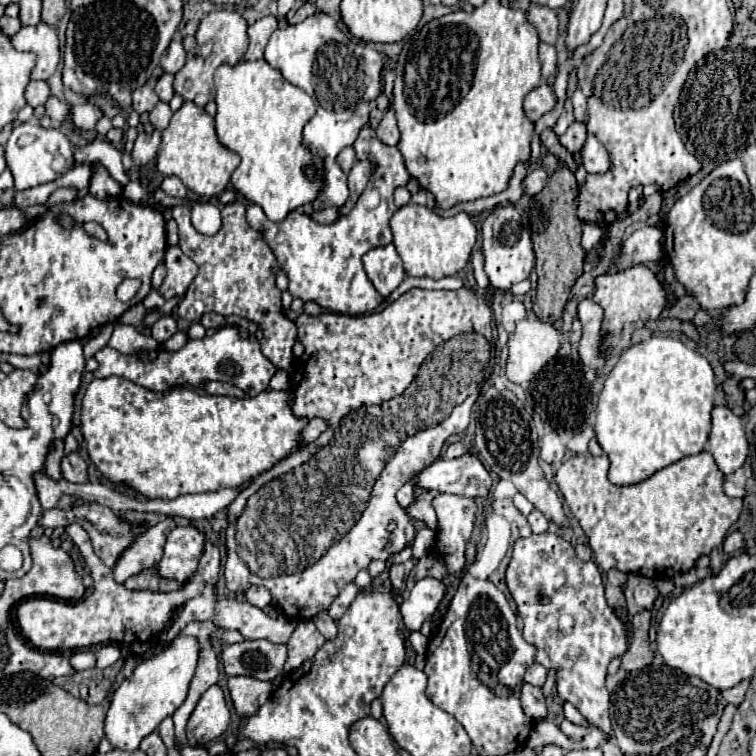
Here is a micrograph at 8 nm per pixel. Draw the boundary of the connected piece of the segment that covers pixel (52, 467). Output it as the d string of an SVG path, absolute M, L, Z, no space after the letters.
M56 442L54 448L52 448L52 452L46 458L46 474L50 478L54 478L56 482L58 482L58 478L62 478L62 472L60 472L60 462L62 462L62 456L64 456L62 448L64 448L64 444Z

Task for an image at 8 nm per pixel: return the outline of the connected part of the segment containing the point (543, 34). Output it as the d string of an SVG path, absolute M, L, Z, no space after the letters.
M530 4L526 10L528 22L536 28L538 36L542 42L546 44L554 44L558 38L558 18L556 12L548 6L538 6L538 4Z

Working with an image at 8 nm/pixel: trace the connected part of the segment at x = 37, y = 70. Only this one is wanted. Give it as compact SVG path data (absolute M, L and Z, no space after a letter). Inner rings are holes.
M40 22L36 26L22 26L18 34L12 36L14 46L34 52L38 62L32 70L32 80L48 80L60 62L60 40L56 28Z

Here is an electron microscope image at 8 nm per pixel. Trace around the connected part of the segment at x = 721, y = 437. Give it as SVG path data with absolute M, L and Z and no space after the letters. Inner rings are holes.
M714 406L712 410L712 432L706 450L714 456L718 470L724 476L734 474L748 456L748 440L742 428L742 420L732 414L726 406Z

